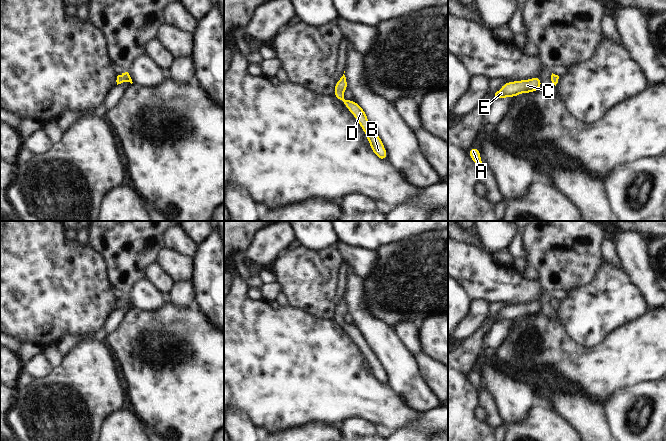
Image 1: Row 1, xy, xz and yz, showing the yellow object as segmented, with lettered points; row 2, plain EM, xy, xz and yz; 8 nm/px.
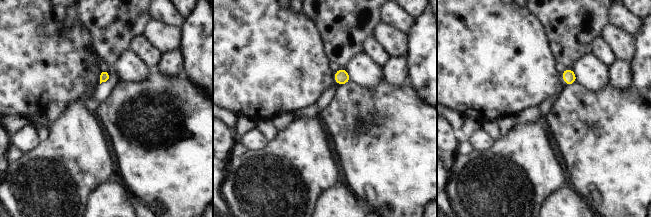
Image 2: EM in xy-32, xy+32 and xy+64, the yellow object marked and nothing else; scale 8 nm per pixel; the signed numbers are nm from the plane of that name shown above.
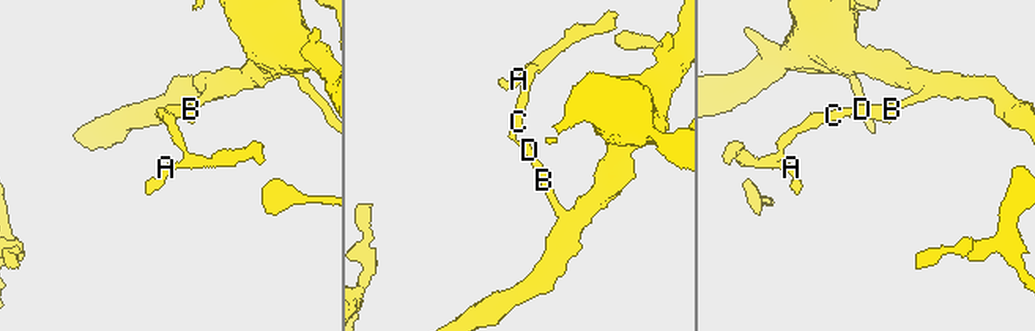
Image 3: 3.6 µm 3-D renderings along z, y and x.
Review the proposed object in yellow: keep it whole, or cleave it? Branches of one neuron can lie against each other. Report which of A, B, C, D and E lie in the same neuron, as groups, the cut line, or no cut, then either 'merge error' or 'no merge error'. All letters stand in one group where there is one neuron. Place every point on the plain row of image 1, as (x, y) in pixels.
groups A B C D E; cut none; no merge error

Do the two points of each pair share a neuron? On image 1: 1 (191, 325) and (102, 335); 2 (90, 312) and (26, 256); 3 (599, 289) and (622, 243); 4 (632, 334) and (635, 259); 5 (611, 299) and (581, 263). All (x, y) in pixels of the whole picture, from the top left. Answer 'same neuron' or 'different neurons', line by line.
1: different neurons
2: same neuron
3: different neurons
4: different neurons
5: different neurons

